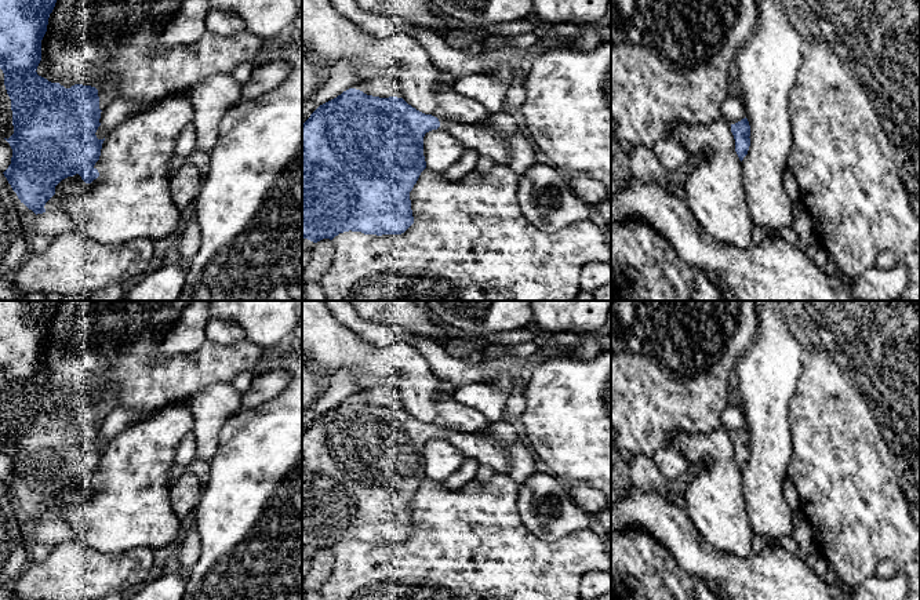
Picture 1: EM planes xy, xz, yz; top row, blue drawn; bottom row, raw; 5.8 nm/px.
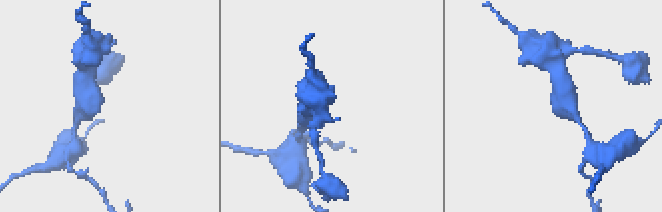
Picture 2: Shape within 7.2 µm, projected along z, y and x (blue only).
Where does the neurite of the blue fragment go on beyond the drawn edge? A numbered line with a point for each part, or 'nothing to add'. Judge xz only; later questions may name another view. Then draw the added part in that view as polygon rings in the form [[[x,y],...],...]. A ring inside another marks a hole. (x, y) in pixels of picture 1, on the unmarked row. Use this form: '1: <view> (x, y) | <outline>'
1: xz (491, 448) | [[[497,419],[486,433],[462,433],[439,428],[441,439],[457,444],[461,452],[479,463],[491,466],[495,473],[508,474],[510,468],[510,451],[514,444],[528,443],[523,434],[517,434],[513,425]],[[530,448],[531,450],[531,448]]]

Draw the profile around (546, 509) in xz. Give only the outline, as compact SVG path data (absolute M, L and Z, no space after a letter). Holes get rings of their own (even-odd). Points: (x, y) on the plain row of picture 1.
M535 473L520 484L517 509L530 532L546 542L590 526L592 516L570 497L567 486L546 473Z

